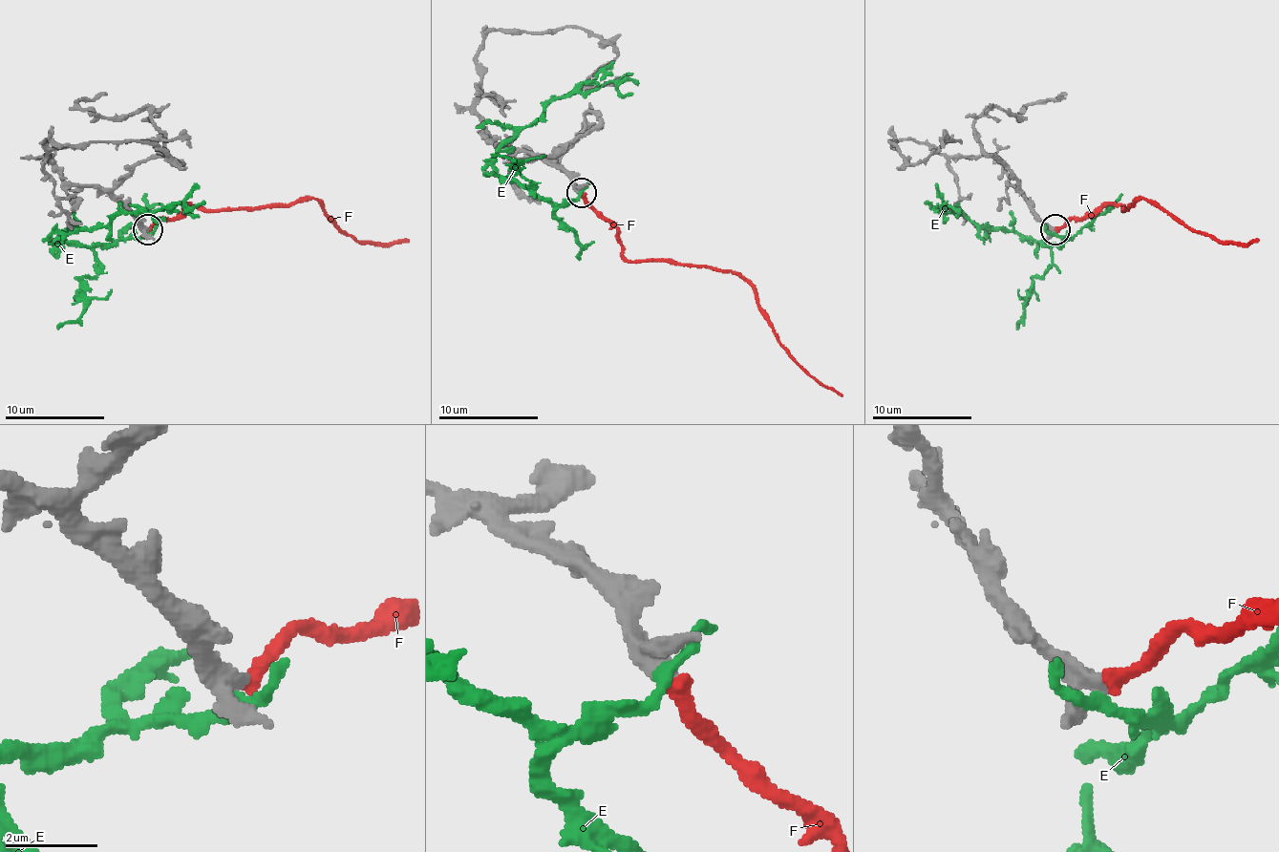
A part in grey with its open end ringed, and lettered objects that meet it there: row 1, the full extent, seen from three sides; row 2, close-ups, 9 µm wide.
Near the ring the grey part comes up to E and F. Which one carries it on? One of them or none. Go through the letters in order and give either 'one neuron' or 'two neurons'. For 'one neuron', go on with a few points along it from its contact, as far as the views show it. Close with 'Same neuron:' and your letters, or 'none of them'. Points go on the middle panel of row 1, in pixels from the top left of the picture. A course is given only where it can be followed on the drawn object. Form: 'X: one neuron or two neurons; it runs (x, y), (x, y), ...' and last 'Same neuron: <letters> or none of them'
E: two neurons
F: one neuron; it runs (580, 195), (617, 229), (622, 254), (627, 259), (707, 265), (736, 271), (779, 344), (821, 384), (842, 396)
Same neuron: F

